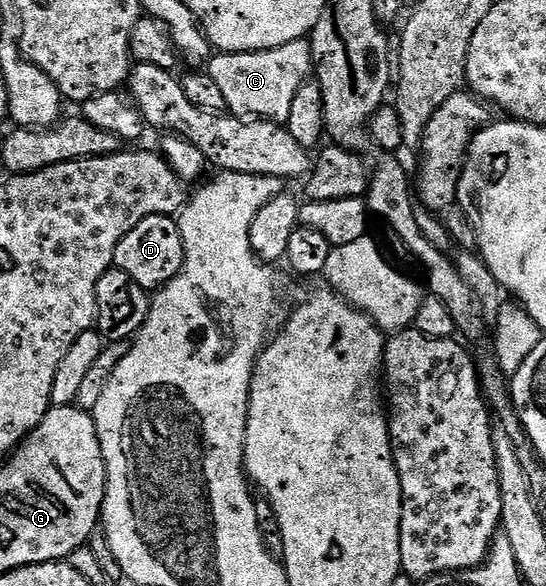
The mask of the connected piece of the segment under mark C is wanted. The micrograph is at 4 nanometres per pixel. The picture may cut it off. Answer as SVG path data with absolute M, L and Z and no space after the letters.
M297 38L271 50L257 50L243 54L215 53L208 63L212 80L220 87L226 109L236 118L265 120L284 124L300 84L311 77L315 69L314 49L306 38Z

